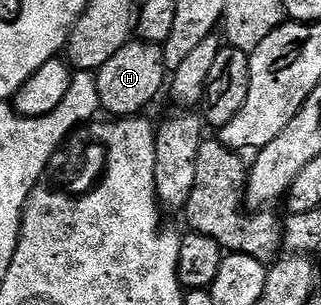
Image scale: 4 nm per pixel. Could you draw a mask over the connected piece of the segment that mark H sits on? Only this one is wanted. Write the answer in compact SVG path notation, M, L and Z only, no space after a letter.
M132 41L126 43L121 49L117 49L117 53L113 53L113 57L109 57L109 61L105 61L105 65L100 67L95 75L95 84L97 85L97 93L99 94L99 106L104 112L115 115L111 117L135 117L143 111L155 98L159 95L159 90L164 90L165 84L168 82L169 72L163 63L163 48L158 43L144 43L142 41Z

